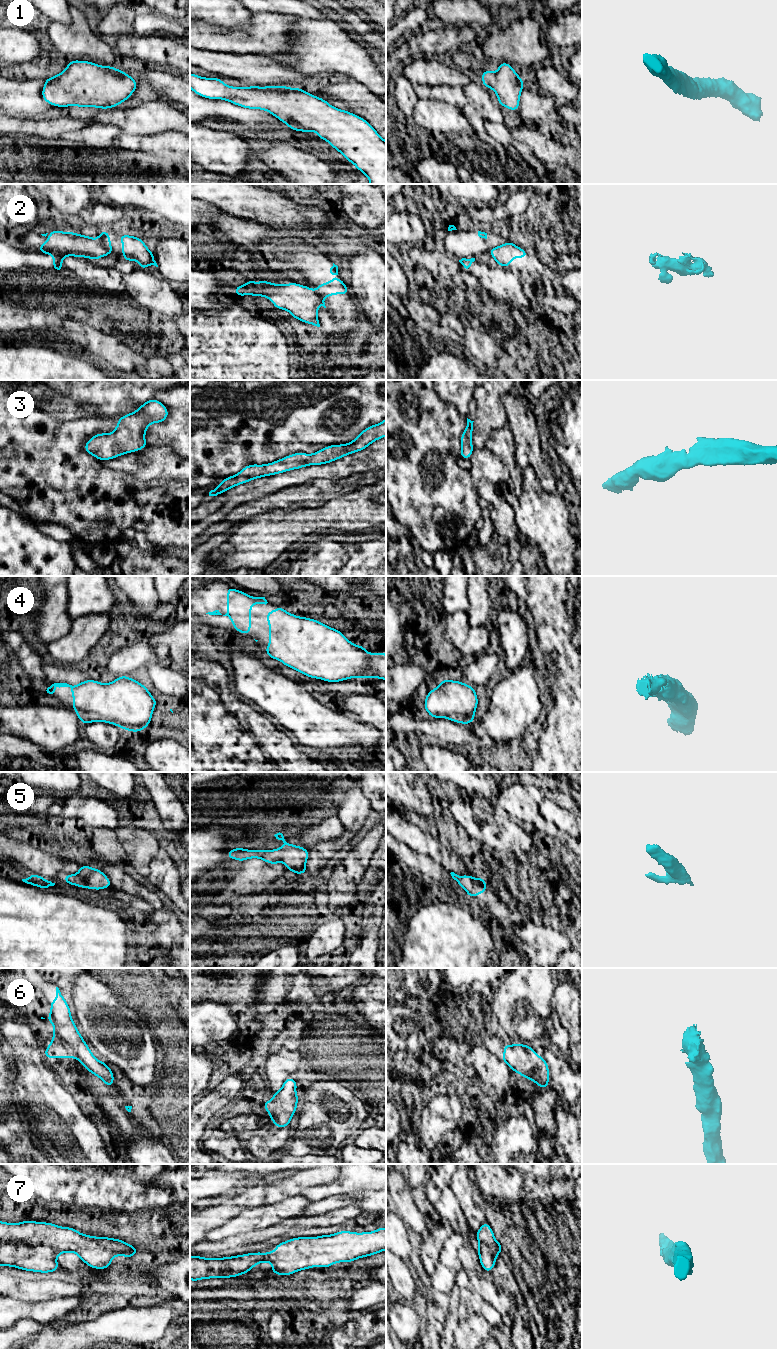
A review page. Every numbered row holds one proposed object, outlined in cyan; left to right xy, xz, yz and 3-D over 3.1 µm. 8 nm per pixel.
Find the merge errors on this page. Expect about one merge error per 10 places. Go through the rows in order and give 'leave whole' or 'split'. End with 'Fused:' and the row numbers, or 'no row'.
1: leave whole
2: split
3: leave whole
4: leave whole
5: leave whole
6: leave whole
7: leave whole
Fused: 2

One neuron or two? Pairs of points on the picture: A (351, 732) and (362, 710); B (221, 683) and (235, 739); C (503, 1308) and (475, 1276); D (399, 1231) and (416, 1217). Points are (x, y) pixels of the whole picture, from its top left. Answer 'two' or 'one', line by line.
A: two
B: one
C: one
D: two

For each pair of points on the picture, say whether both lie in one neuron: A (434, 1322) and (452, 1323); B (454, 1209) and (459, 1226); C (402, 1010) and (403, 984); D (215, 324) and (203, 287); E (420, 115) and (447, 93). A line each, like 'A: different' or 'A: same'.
A: different
B: same
C: different
D: different
E: different

